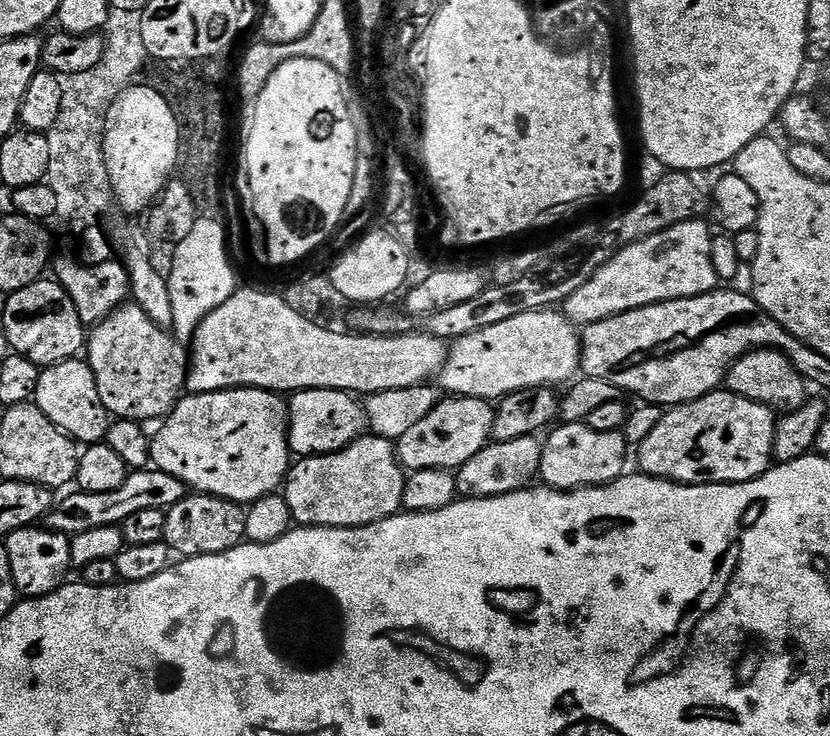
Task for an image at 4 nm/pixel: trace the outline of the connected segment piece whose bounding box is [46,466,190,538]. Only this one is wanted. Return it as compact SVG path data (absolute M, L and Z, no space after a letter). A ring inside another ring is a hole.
M155 466L129 471L126 482L118 490L106 494L72 490L64 501L57 503L46 517L47 527L53 532L63 532L71 538L82 534L82 530L95 530L97 526L119 526L130 514L139 514L141 510L169 509L175 506L183 496L189 495L188 485L182 483L174 474L166 474Z

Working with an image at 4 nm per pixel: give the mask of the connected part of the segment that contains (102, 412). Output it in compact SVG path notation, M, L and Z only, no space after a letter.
M83 359L64 360L43 369L38 378L38 390L34 403L73 440L84 446L101 443L107 437L110 413L102 406L98 398L98 382L94 378L91 366Z

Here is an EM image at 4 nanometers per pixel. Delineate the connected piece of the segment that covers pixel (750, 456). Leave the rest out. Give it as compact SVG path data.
M717 390L697 400L677 404L665 411L662 422L638 446L639 471L660 480L675 480L678 484L741 484L758 478L773 467L774 430L777 413L765 404L750 402L727 390Z

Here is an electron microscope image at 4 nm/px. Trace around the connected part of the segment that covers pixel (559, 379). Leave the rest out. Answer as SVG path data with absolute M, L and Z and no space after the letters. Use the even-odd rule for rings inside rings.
M563 311L520 313L498 322L498 326L486 326L486 330L451 341L446 362L438 373L439 387L453 396L496 402L518 390L567 385L580 368L580 338L577 325L571 324Z

